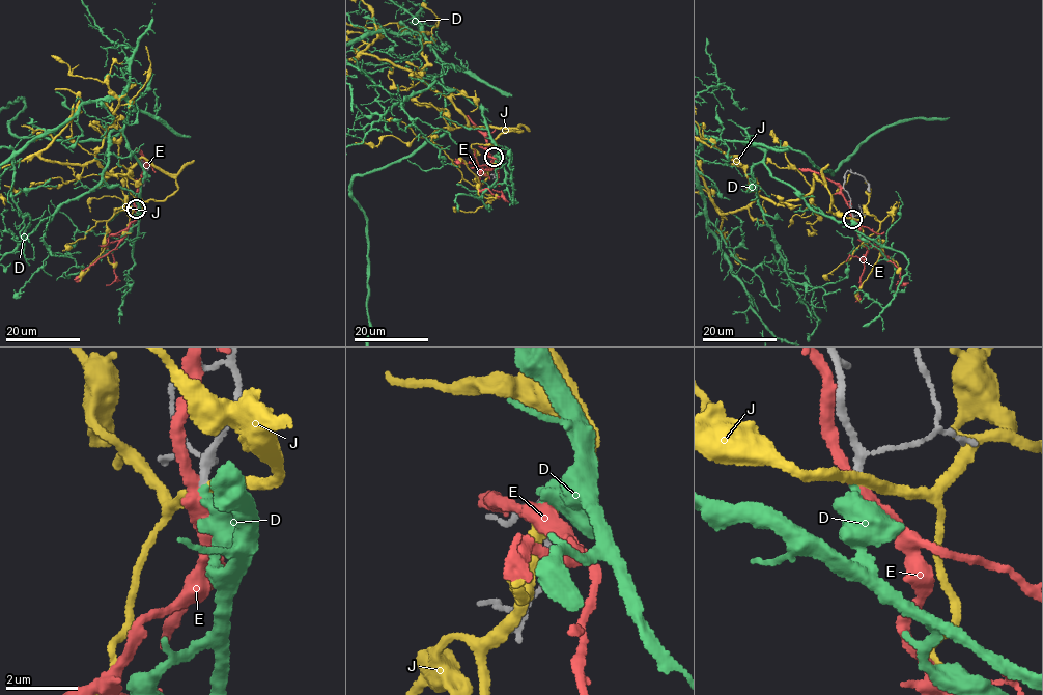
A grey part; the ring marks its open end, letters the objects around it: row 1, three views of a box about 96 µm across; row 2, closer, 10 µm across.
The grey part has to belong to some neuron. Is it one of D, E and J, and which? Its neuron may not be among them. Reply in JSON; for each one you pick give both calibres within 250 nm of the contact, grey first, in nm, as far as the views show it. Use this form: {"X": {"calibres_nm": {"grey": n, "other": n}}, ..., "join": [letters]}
{"D": {"calibres_nm": {"grey": 180, "other": 320}}, "join": ["D"]}

